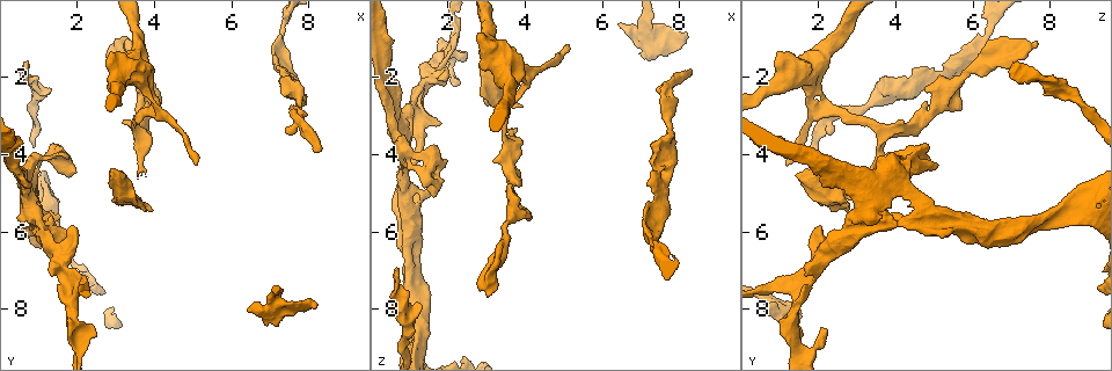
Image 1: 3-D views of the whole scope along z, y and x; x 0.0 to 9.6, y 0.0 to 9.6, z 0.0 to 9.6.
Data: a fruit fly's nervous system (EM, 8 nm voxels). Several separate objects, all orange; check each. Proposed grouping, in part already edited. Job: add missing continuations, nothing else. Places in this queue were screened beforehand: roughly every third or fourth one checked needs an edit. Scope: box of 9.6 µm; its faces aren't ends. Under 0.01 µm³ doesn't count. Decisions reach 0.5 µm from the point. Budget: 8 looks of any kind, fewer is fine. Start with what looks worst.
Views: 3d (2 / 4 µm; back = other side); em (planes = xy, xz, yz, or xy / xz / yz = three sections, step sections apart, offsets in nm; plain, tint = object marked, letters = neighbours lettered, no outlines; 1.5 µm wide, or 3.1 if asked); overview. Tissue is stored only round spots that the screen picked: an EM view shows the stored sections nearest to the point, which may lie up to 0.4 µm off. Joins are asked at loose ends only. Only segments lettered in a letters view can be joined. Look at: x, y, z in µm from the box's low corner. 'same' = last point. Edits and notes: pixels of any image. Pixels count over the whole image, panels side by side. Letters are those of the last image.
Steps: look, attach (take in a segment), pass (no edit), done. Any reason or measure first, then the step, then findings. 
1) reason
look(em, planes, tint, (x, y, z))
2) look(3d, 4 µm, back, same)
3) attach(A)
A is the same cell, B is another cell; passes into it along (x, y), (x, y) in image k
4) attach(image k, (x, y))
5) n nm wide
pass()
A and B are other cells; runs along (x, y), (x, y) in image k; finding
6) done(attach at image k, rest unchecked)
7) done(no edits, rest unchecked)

thin end
look(3d, 4 µm, (2.85, 4.40, 2.25))

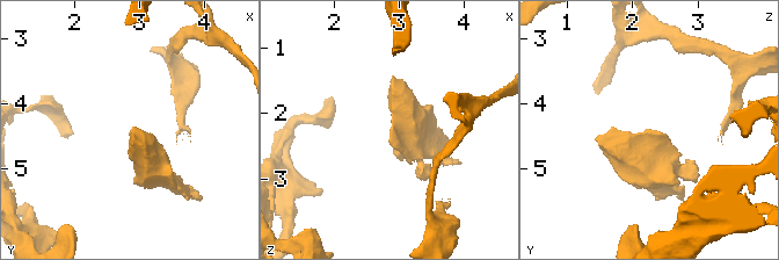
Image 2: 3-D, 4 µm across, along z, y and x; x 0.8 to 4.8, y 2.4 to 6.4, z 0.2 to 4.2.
look(em, xy, step 8, tint, (2.90, 4.40, 2.30))

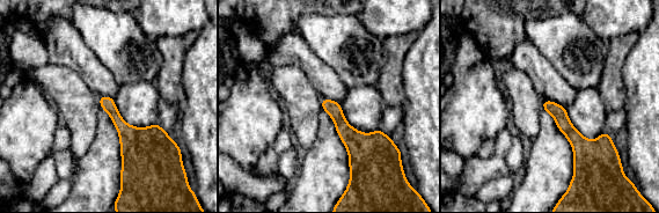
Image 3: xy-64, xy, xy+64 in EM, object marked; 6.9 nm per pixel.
cut it another way
look(em, planes, letters, same)

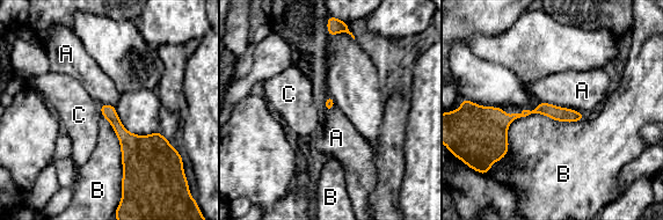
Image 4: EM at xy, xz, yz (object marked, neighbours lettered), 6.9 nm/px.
B touches over 700 nm
pass()
A, B and C are other cells; border along (539, 102), (572, 108), (584, 115) in image 4; none of them fits

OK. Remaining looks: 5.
look(3d, 4 µm, (2.95, 1.10, 7.65))

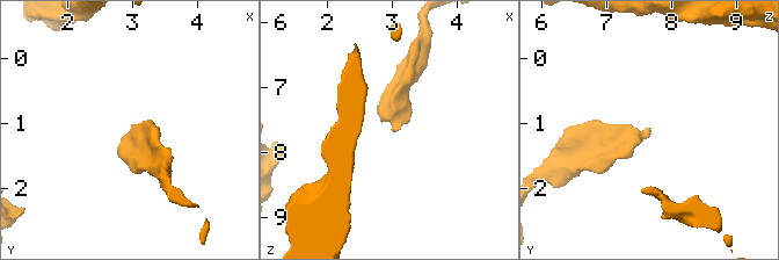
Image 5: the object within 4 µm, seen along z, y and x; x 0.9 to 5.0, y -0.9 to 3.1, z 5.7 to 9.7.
look(em, xz, step 4, tint, (3.00, 1.10, 7.65))

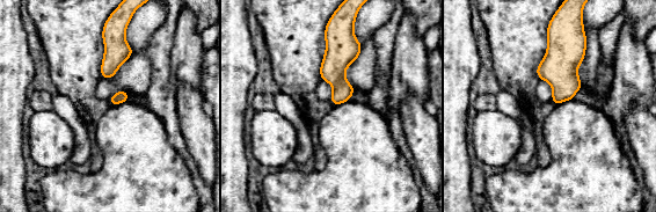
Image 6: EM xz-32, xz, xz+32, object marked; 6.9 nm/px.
cut it another way
look(em, planes, letters, same)

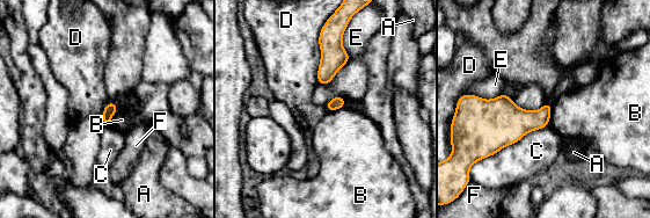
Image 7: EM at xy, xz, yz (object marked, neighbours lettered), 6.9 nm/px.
C touches over 500 nm
pass()
A, B, C, D, E and F are other cells; none of them fits

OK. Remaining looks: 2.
done(no edits, rest unchecked)

